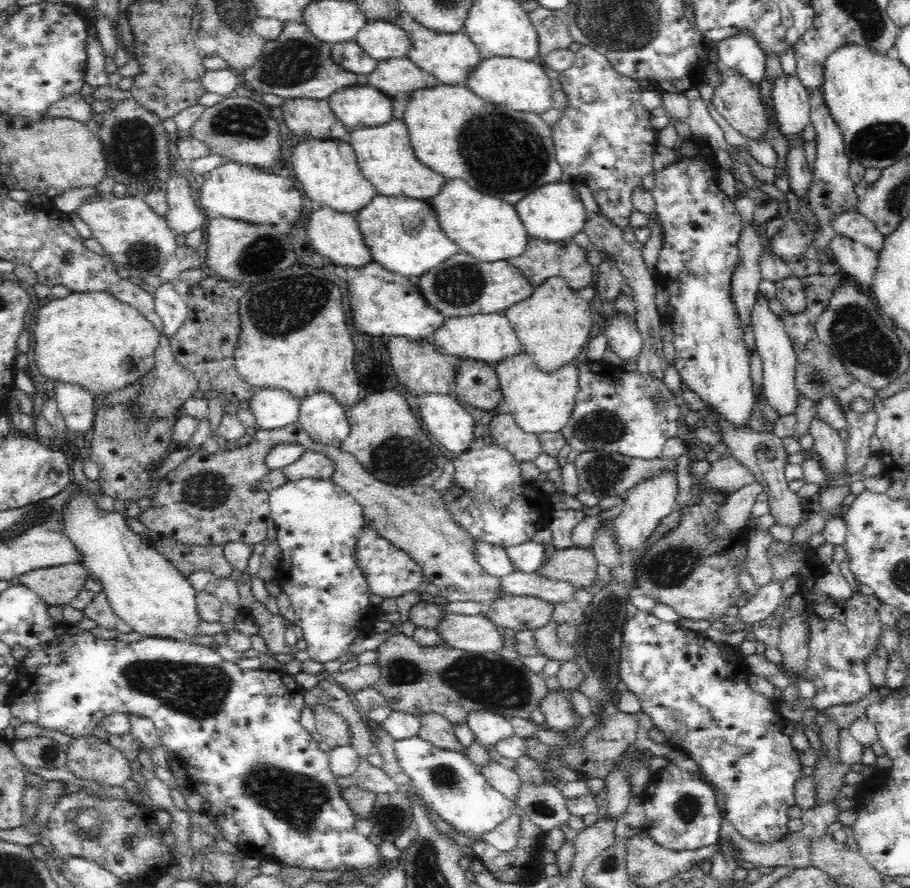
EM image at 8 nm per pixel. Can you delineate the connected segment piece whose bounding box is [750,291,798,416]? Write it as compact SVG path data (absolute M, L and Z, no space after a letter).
M759 291L752 307L751 325L756 338L756 347L763 363L763 393L779 416L795 414L798 390L795 385L797 357L780 317L768 307L768 299Z

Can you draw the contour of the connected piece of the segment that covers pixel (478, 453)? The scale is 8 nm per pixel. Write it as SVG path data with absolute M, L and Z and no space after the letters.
M486 444L479 450L466 450L452 457L454 479L441 495L456 522L459 522L477 542L507 549L523 542L547 528L553 509L550 498L536 490L520 475L519 462L506 449Z

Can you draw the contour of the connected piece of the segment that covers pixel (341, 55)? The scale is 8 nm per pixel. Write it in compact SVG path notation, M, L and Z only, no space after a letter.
M355 40L334 43L330 53L332 61L354 74L370 74L379 63L368 56Z

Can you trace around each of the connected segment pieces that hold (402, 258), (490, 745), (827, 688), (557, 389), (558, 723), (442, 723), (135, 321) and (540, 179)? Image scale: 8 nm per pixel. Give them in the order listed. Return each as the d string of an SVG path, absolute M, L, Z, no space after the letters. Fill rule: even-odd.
M376 195L368 206L356 213L357 225L373 262L402 276L421 276L438 267L452 254L460 253L438 225L433 207L428 201Z
M484 710L472 712L466 724L485 751L494 749L500 740L515 734L510 719Z
M774 540L768 554L774 568L774 580L784 582L786 578L792 576L792 572L802 570L802 574L798 576L806 590L800 590L800 592L812 602L812 608L810 608L812 626L808 632L809 657L805 670L808 681L812 682L816 688L816 698L811 700L812 708L825 710L830 706L851 704L862 700L874 689L865 662L868 655L875 651L877 644L880 643L879 636L883 622L878 616L878 607L882 602L876 596L858 596L854 600L834 602L830 600L830 596L818 594L816 590L812 590L816 576L812 572L806 572L804 562L798 562L798 560L806 560L808 552L796 550L786 560L782 560L778 554L784 550L786 550L786 544ZM814 612L818 614L818 618L814 618Z
M523 352L492 364L492 369L498 372L498 382L501 392L504 392L504 404L508 406L508 412L525 433L539 435L558 432L566 426L579 390L579 374L574 362L545 373L538 368L532 355Z
M564 688L552 690L541 701L540 711L546 717L544 727L554 732L566 735L575 727L575 711L569 698L570 692Z
M427 713L419 717L421 719L419 738L430 742L441 750L450 750L464 753L465 748L456 738L455 726L444 716L437 713Z
M71 293L65 298L51 300L38 310L36 322L36 364L46 378L56 382L78 382L82 389L94 396L111 396L136 387L139 380L154 366L155 351L161 334L142 313L116 300L110 293Z
M438 84L432 88L415 90L407 99L402 120L420 164L441 174L448 181L462 179L477 191L492 194L510 204L515 205L532 190L562 178L563 170L556 160L552 127L541 115L512 111L505 105L492 104L477 97L464 84Z

